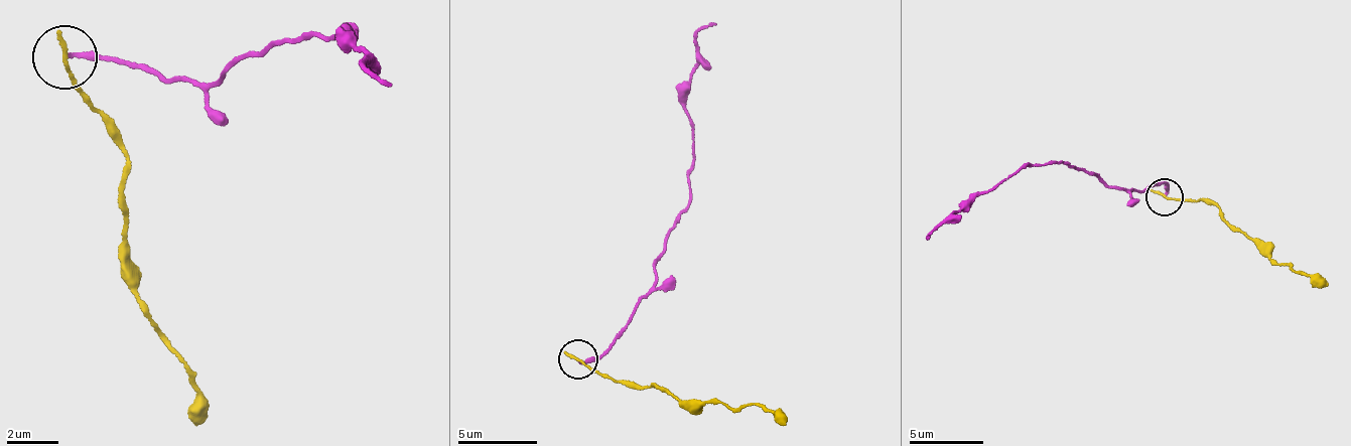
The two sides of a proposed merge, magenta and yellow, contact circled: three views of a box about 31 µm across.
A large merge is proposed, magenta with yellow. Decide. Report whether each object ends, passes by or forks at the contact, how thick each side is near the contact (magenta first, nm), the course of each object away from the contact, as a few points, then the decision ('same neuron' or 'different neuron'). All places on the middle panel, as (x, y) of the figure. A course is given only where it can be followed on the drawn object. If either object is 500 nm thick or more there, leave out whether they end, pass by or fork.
magenta ends; yellow ends; calibres 190 and 200 nm; course magenta (578, 360), (599, 355), (657, 282), (665, 235), (690, 191), (685, 107), (697, 38), (716, 22); course yellow (578, 360), (618, 382), (658, 388), (692, 405), (697, 399), (732, 408), (758, 405), (786, 423); different neuron

